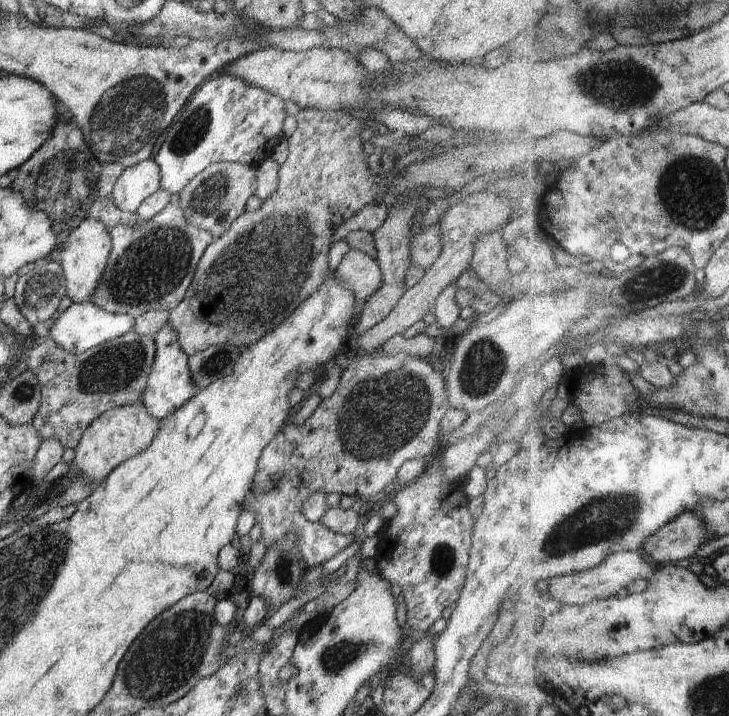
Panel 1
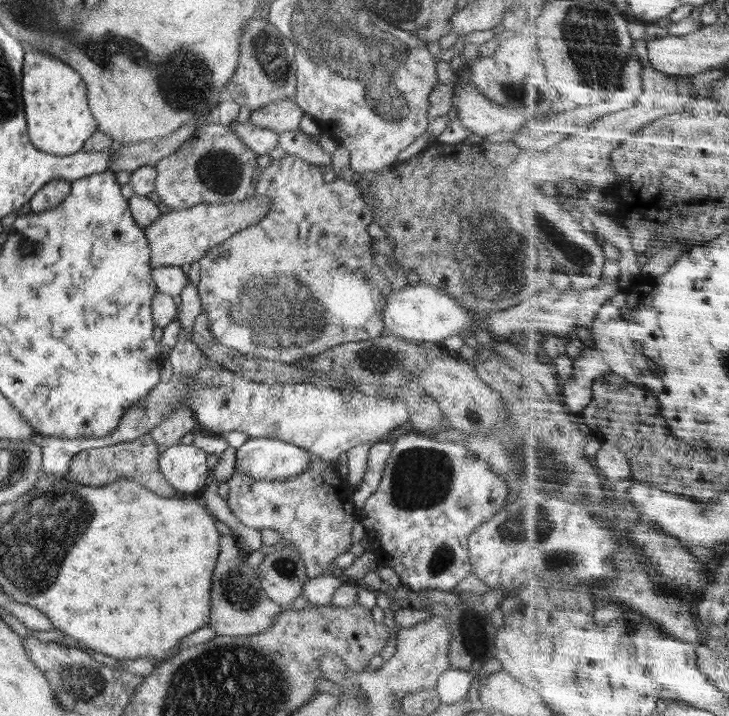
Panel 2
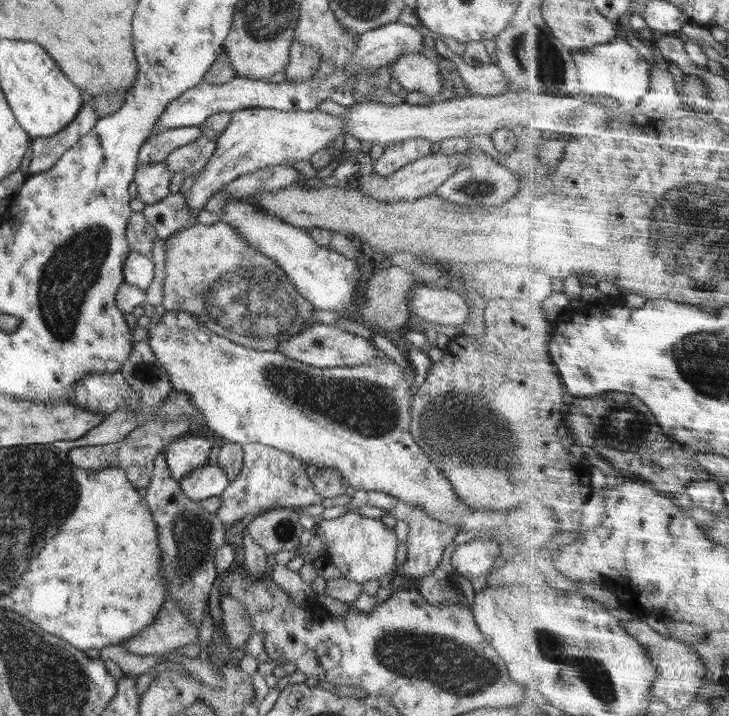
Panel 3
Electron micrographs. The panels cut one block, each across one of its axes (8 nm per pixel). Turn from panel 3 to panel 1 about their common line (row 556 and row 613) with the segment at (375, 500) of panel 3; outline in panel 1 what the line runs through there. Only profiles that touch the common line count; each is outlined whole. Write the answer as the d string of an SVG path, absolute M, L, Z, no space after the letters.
M436 454L434 460L426 466L426 470L424 470L424 472L422 472L422 474L420 474L420 476L418 476L412 484L410 484L410 482L408 482L408 484L402 484L402 488L396 492L396 496L391 499L392 502L394 502L394 506L396 506L396 516L394 516L394 518L390 518L390 520L386 520L384 523L382 532L378 534L378 537L380 538L380 546L378 546L376 554L374 554L374 560L376 560L378 566L378 575L383 577L392 585L398 585L402 588L402 592L399 594L398 598L403 606L406 607L407 627L416 631L424 632L424 634L427 634L432 625L441 618L443 610L454 607L454 604L456 604L460 598L460 594L463 592L471 548L471 535L475 524L475 520L468 510L470 500L468 500L468 498L466 498L466 494L462 492L462 490L464 490L464 484L462 484L464 477L450 479L446 476L446 478L444 478L442 460L444 460L442 455Z

